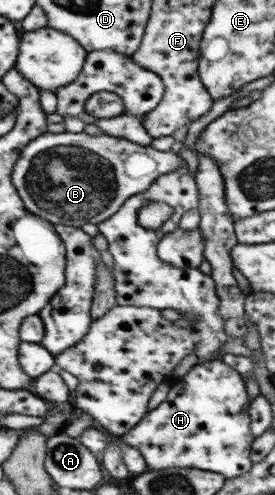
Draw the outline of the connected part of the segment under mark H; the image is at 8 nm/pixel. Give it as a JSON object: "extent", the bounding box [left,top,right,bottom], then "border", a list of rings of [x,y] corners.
{"extent":[121,360,254,479],"border":[[[212,360],[197,364],[184,376],[174,379],[167,399],[159,407],[147,411],[121,439],[140,452],[149,470],[195,468],[219,473],[226,479],[241,476],[252,468],[250,455],[254,437],[251,434],[250,402],[247,397],[243,377],[224,361]]]}

